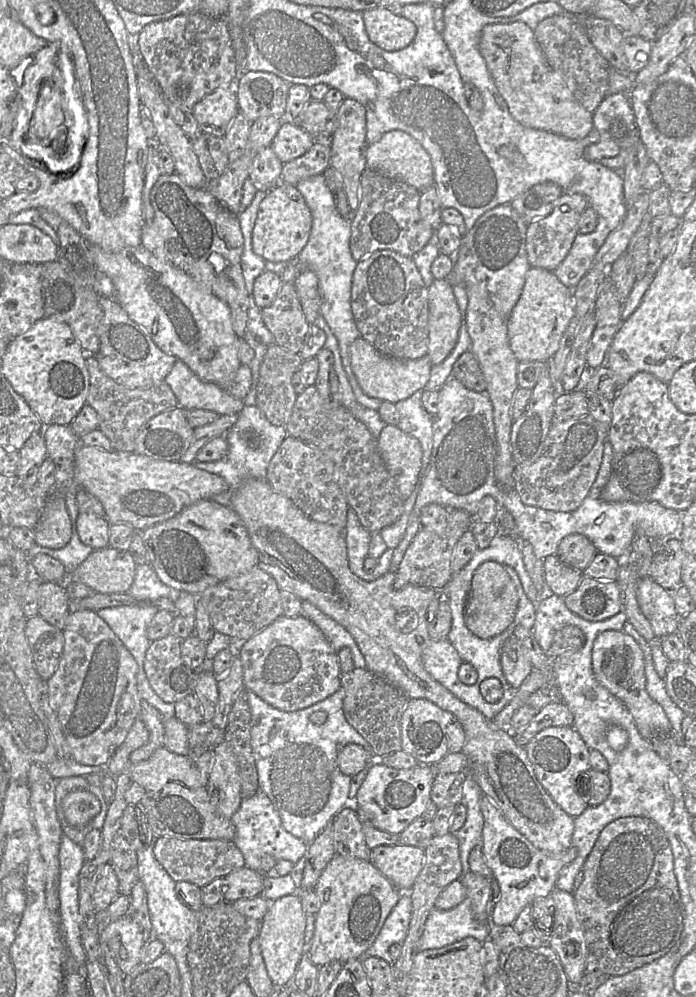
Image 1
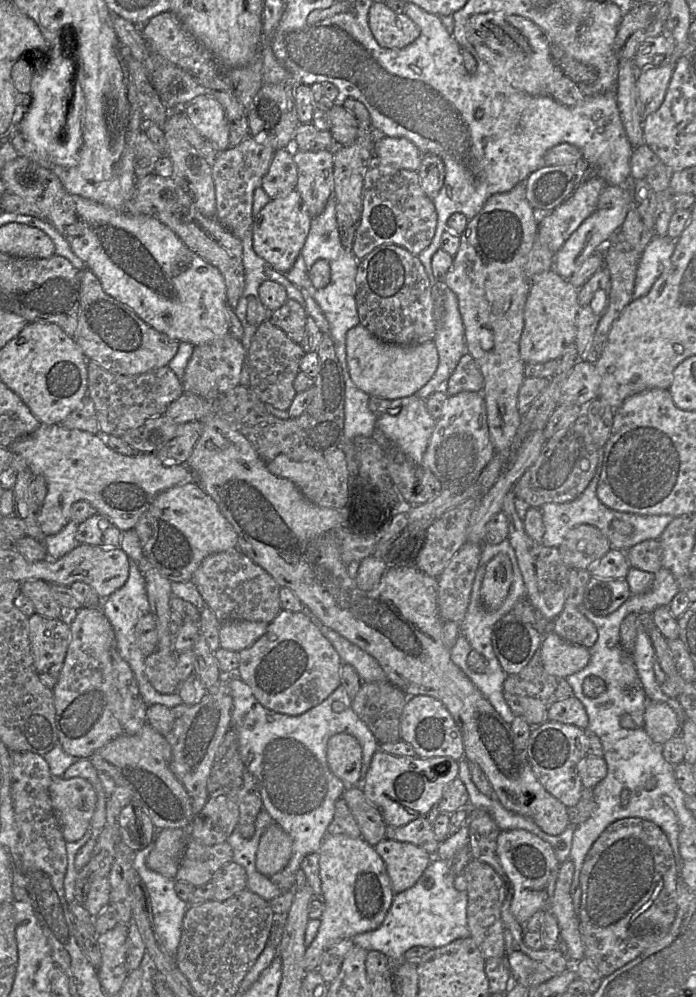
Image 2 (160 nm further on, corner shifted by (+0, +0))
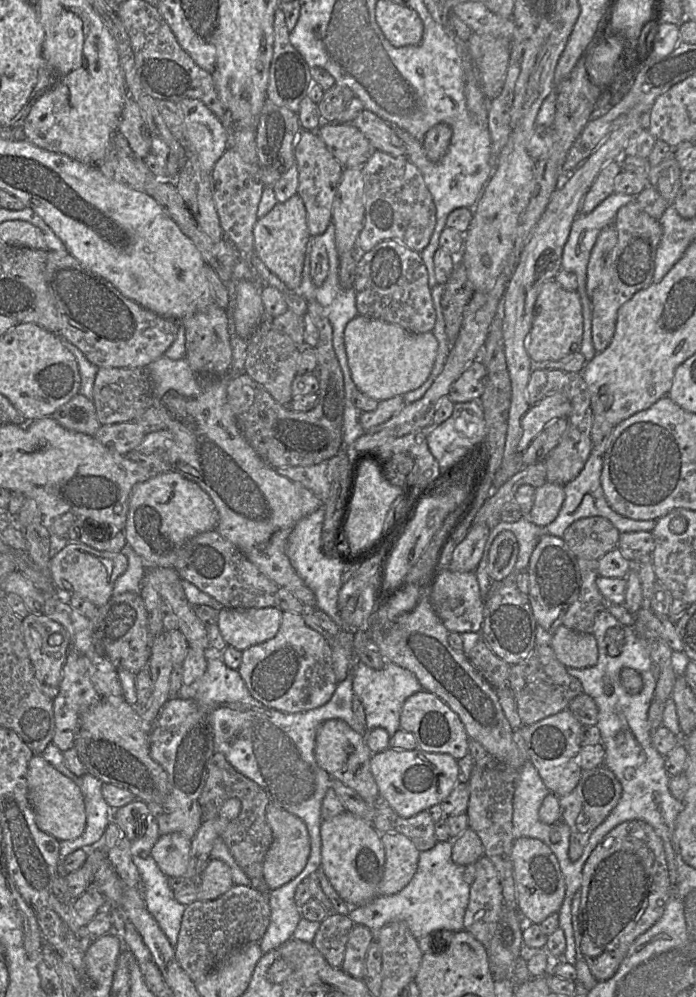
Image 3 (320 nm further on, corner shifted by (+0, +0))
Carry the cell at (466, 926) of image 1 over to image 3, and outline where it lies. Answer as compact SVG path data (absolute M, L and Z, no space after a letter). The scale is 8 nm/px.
M452 841L437 842L431 849L420 851L416 872L400 892L377 895L366 904L352 907L348 916L353 924L364 925L376 932L388 922L404 921L417 940L427 935L435 936L440 931L462 931L470 885L463 880L466 866L452 861Z

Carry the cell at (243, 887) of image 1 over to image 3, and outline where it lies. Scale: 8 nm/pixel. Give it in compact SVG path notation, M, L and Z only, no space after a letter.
M211 858L198 881L197 900L211 901L219 898L233 885L230 867L222 860Z

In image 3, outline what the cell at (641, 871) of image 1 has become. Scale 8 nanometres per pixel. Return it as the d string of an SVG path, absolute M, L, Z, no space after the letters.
M645 821L617 825L591 852L582 870L578 918L581 952L597 981L610 979L632 943L661 918L669 901L669 885L663 842Z

